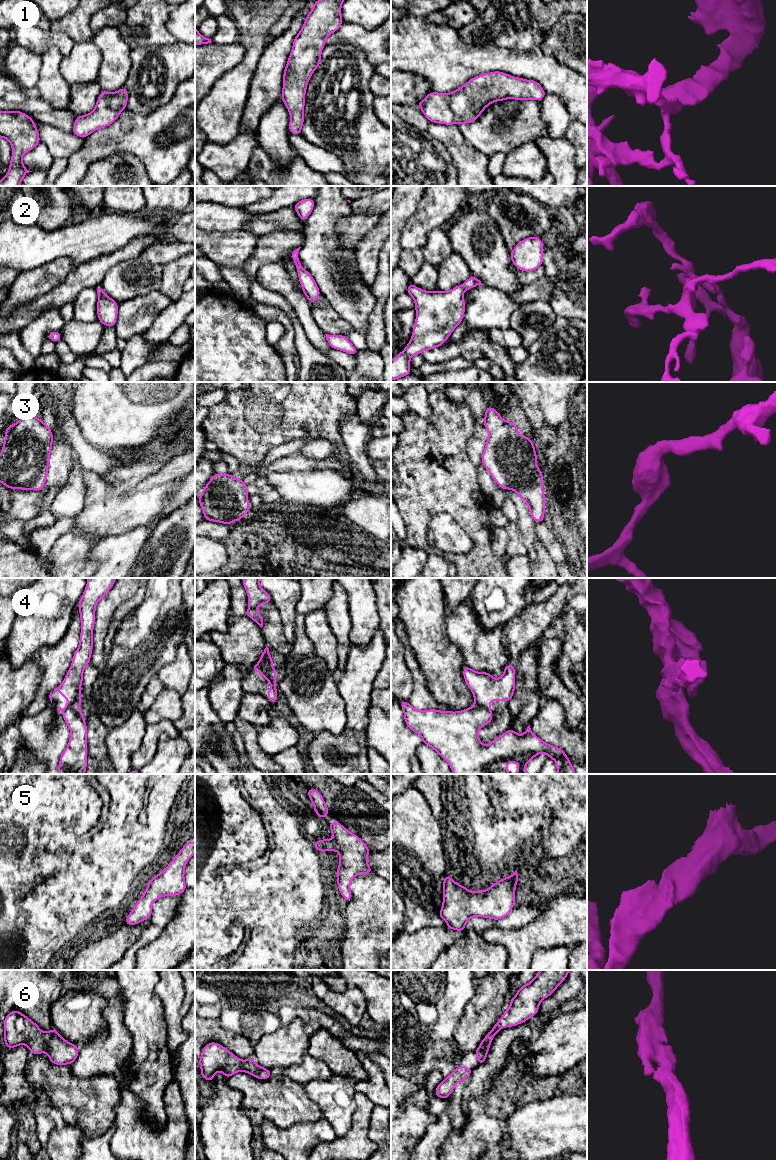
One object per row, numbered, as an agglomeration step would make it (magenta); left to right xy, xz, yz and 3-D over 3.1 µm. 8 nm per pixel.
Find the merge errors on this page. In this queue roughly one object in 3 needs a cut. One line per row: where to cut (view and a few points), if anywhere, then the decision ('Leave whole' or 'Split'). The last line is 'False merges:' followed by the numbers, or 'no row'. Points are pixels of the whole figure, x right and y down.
1: No split. Leave whole
2: No split. Leave whole
3: No split. Leave whole
4: Split along xz (258, 663), (264, 673), (275, 676). Split
5: No split. Leave whole
6: No split. Leave whole
False merges: 4

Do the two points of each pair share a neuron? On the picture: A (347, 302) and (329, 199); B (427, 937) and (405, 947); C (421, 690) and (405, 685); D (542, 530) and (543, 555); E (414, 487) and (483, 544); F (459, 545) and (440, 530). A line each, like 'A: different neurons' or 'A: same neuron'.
A: same neuron
B: same neuron
C: different neurons
D: different neurons
E: same neuron
F: same neuron

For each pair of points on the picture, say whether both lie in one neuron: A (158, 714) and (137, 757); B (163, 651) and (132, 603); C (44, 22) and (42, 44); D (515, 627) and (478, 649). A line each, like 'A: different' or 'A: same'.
A: different
B: different
C: different
D: different

